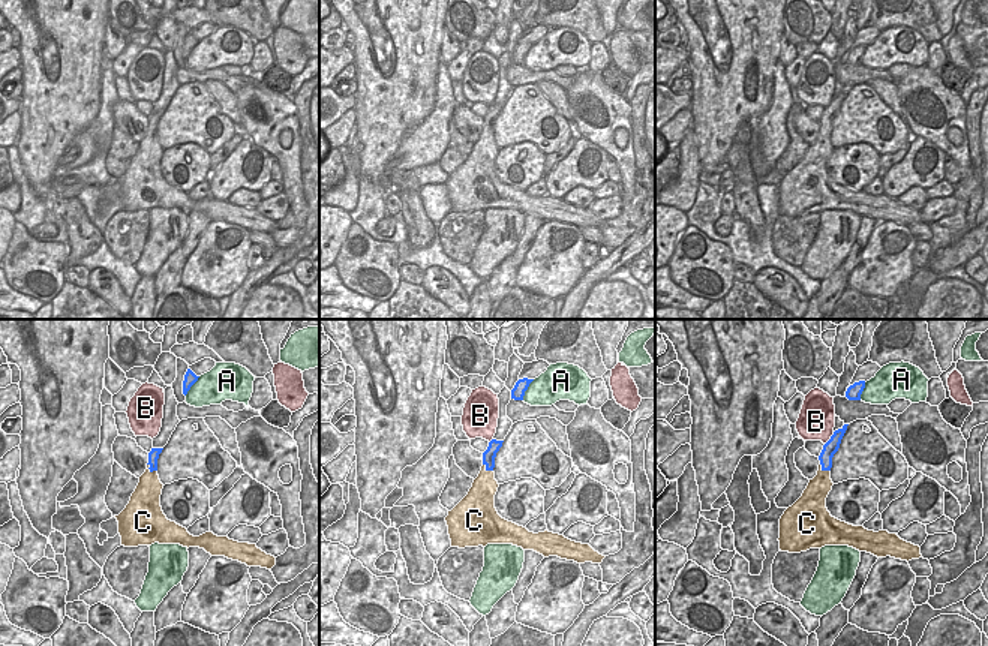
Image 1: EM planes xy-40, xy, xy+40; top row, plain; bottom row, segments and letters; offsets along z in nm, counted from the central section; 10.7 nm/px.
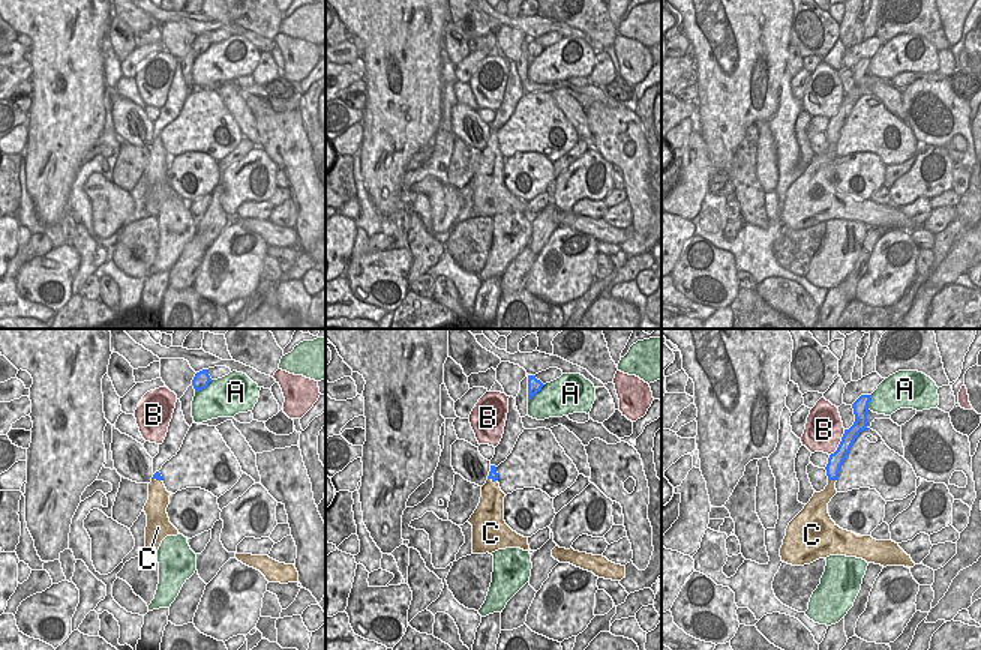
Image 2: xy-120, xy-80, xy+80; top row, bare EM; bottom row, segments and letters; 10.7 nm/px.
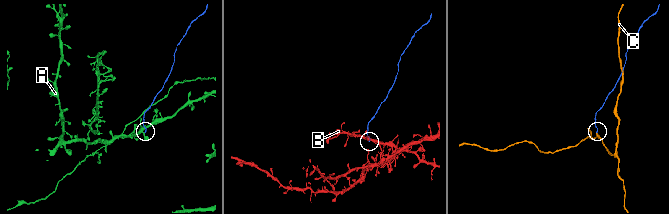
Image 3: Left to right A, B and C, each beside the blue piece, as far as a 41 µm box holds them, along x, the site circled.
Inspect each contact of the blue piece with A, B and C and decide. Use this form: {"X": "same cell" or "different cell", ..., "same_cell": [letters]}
{"A": "different cell", "B": "different cell", "C": "same cell", "same_cell": ["C"]}

